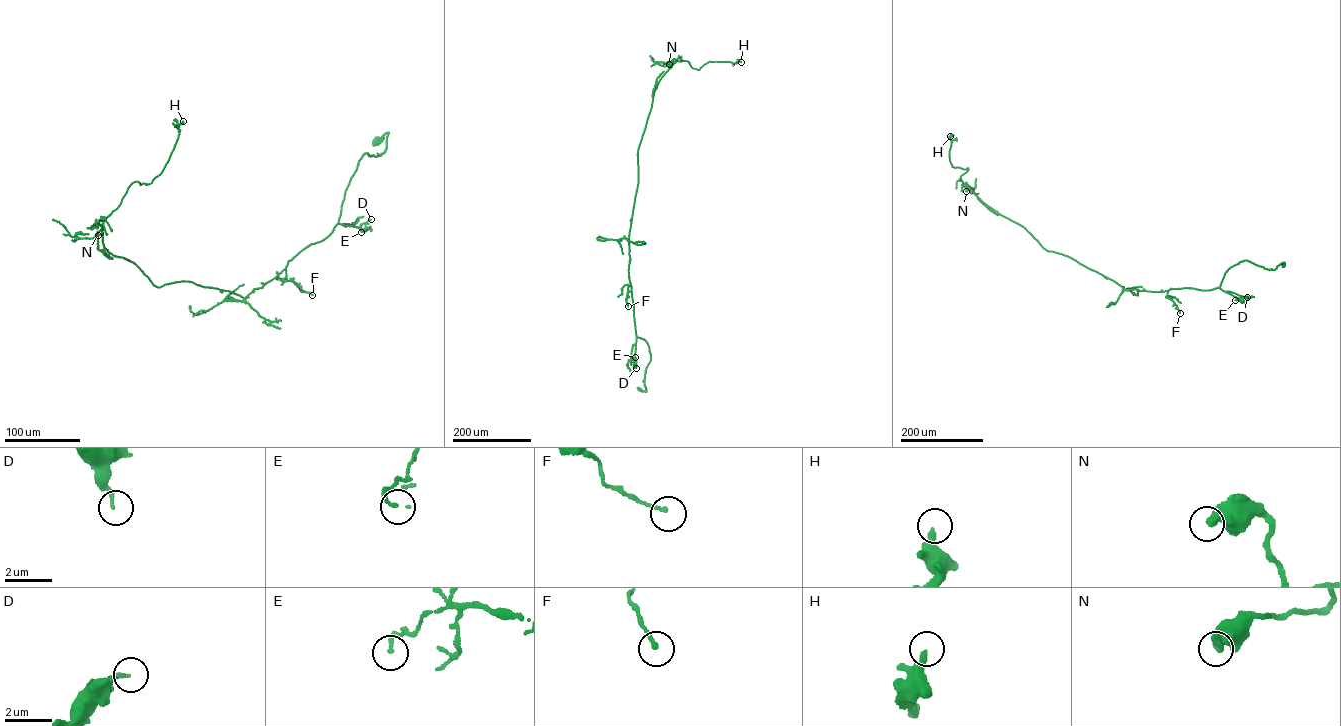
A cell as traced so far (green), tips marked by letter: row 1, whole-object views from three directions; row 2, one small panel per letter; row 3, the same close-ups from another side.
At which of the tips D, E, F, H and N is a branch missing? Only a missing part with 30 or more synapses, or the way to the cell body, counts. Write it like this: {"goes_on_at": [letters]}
{"goes_on_at": []}

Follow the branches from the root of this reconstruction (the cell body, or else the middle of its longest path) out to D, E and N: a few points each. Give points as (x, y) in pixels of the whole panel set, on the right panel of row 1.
D: (1283, 265), (1284, 262), (1270, 269), (1243, 260), (1230, 267), (1219, 288), (1238, 298), (1247, 297)
E: (1283, 265), (1284, 262), (1270, 269), (1243, 260), (1230, 267), (1219, 287), (1242, 297), (1235, 300)
N: (1283, 265), (1270, 269), (1243, 260), (1209, 290), (1124, 290), (1046, 250), (966, 191)

